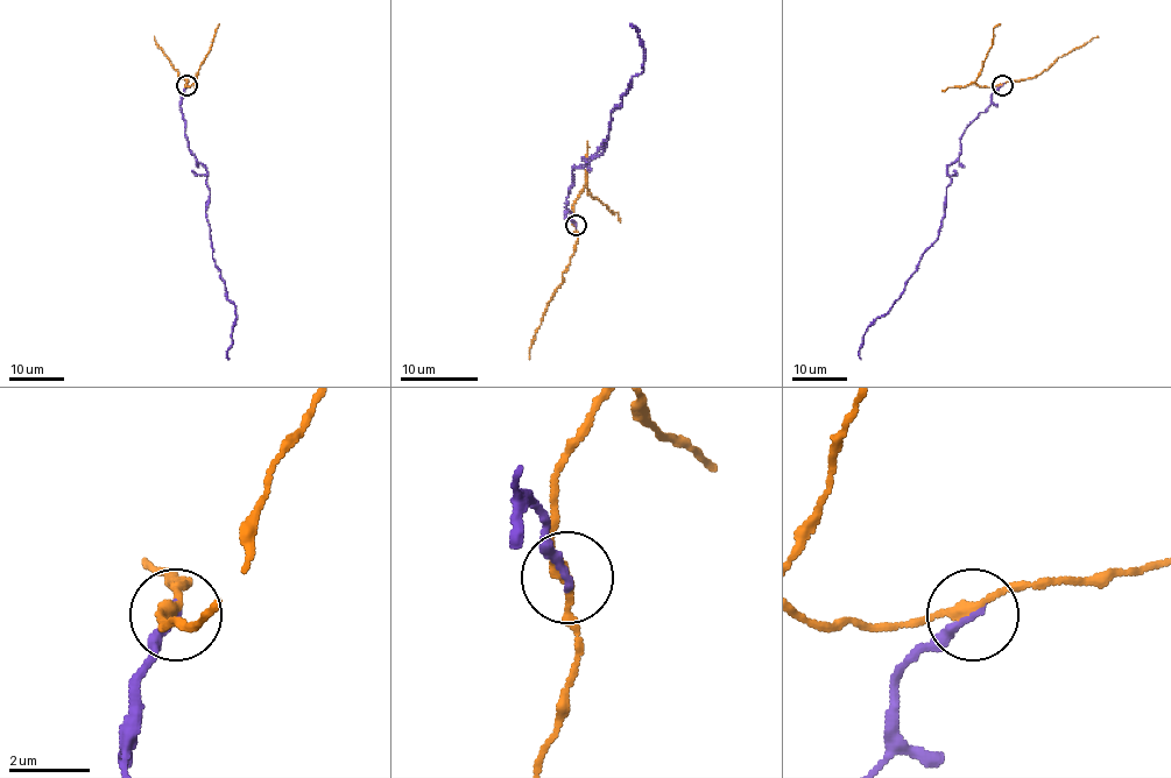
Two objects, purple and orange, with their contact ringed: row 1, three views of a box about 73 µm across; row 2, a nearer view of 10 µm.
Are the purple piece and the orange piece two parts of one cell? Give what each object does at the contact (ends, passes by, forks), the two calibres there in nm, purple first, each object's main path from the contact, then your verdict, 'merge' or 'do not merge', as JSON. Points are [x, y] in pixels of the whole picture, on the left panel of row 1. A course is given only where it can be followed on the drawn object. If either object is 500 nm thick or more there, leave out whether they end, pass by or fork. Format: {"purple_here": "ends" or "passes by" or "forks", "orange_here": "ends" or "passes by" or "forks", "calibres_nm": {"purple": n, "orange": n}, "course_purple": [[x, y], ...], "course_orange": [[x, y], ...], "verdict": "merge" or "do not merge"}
{"purple_here": "ends", "orange_here": "passes by", "calibres_nm": {"purple": 220, "orange": 240}, "course_purple": [[188, 86], [181, 105], [184, 134], [206, 171], [212, 257], [235, 308], [228, 359]], "course_orange": [[188, 86], [189, 82], [177, 75], [154, 36]], "verdict": "do not merge"}

